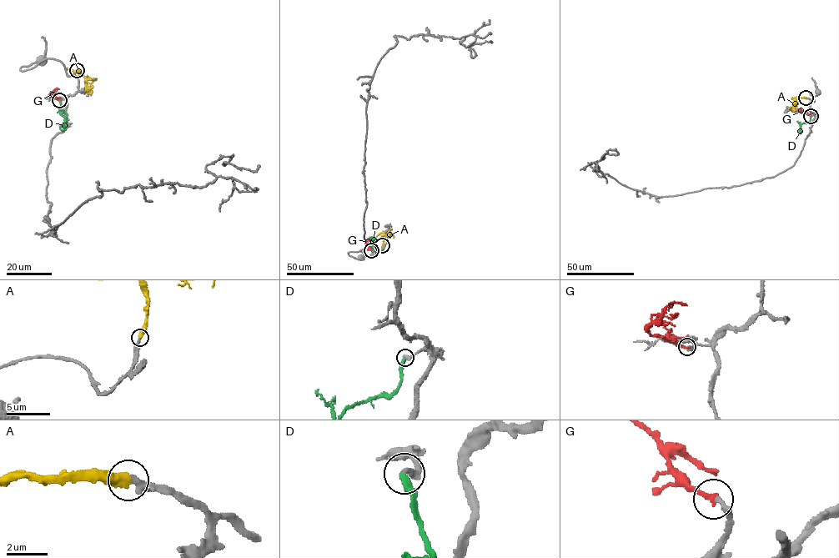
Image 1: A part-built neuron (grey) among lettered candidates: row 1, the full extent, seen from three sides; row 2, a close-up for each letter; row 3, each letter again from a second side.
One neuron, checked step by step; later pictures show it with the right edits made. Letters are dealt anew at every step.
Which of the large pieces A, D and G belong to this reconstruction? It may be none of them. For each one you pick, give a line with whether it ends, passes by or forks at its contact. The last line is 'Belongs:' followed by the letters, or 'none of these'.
A: It ends there
G: It ends there
Belongs: A, G

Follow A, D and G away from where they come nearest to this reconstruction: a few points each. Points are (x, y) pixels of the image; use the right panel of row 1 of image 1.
A: (806, 98), (796, 98), (791, 108), (794, 112)
D: (811, 116), (809, 121), (801, 124), (800, 133)
G: (811, 116), (797, 109)

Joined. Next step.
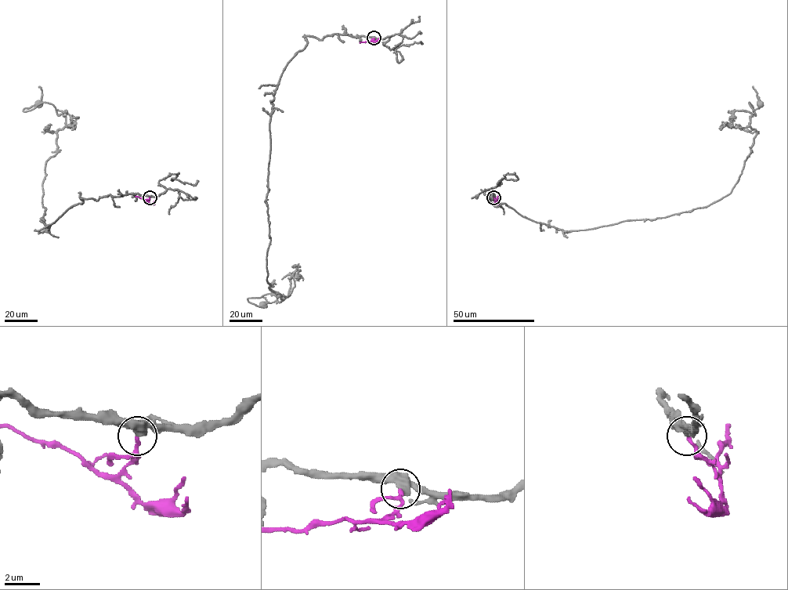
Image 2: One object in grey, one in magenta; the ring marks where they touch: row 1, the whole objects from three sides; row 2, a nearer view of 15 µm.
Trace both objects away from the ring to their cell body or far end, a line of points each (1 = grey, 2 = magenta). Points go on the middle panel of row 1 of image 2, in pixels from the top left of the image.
1: (374, 38), (306, 36), (282, 74), (269, 122), (267, 280), (281, 301), (290, 294), (247, 298), (263, 304)
2: (374, 38), (370, 41), (359, 43)

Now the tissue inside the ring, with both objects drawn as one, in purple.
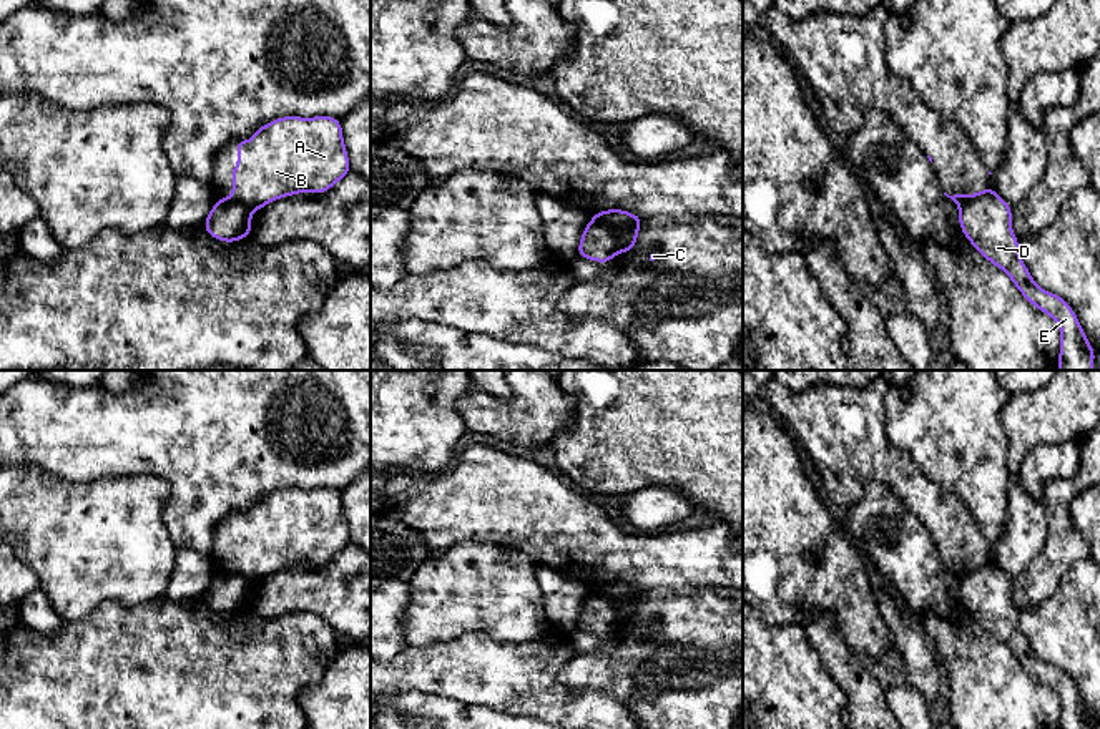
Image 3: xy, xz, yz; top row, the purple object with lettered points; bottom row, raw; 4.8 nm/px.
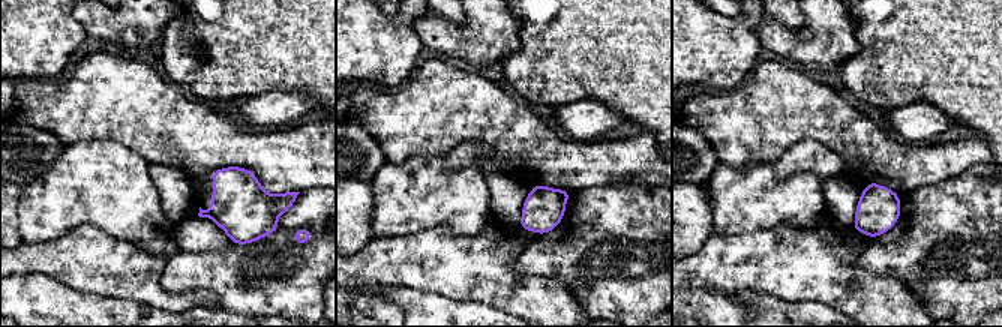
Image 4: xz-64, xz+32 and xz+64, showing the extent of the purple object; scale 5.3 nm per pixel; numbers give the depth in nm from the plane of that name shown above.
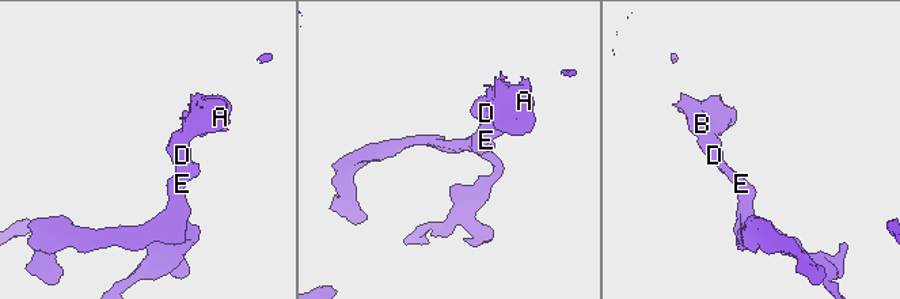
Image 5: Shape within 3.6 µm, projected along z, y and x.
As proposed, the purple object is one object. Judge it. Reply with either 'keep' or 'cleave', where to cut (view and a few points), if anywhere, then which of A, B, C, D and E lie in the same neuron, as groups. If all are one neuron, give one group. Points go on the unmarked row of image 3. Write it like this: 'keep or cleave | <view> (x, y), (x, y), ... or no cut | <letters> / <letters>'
cleave | xz (595, 588), (615, 603), (620, 623) | A B C / D E

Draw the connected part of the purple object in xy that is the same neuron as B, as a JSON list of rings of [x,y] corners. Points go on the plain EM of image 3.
[[[281,488],[256,501],[251,513],[241,511],[233,518],[239,533],[233,538],[233,566],[226,573],[251,585],[297,565],[322,566],[351,543],[341,492],[332,488]]]

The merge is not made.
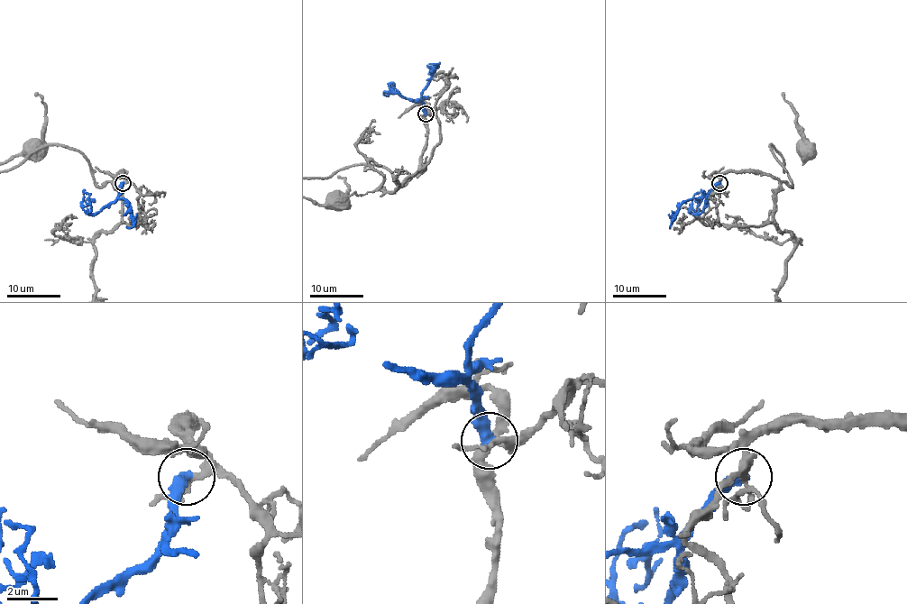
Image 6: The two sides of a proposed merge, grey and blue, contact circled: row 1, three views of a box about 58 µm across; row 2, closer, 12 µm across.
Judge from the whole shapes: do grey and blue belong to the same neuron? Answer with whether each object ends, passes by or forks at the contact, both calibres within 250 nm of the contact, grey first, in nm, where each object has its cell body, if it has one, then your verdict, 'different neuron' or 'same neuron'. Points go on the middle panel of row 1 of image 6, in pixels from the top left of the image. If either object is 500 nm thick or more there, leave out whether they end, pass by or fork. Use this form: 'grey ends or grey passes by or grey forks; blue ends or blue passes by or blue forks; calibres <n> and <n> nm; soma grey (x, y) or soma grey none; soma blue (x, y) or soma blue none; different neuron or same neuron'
grey forks; blue ends; calibres 200 and 480 nm; soma grey (338, 199); soma blue none; different neuron

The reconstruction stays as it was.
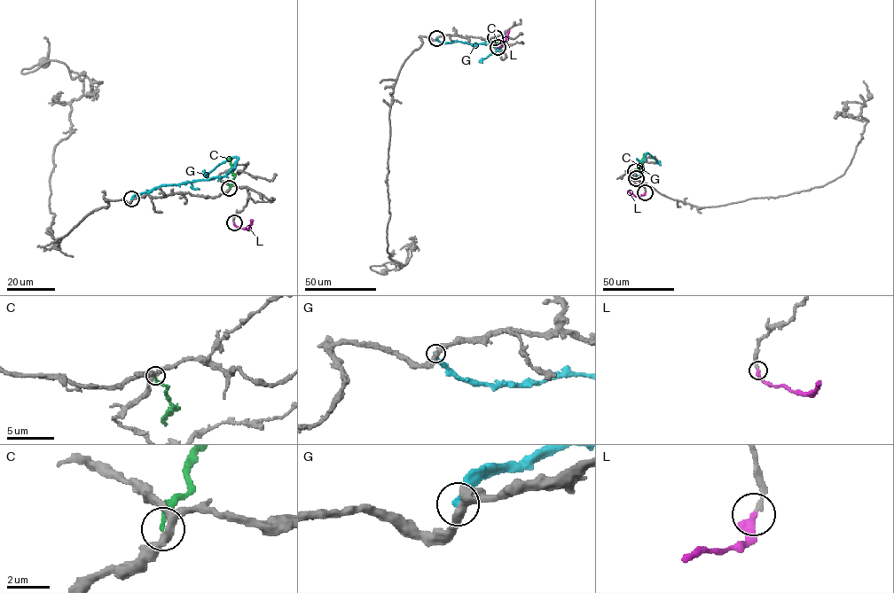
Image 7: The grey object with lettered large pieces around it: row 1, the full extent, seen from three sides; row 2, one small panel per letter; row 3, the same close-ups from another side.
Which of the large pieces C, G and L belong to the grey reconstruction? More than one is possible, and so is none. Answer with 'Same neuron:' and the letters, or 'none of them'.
Same neuron: L

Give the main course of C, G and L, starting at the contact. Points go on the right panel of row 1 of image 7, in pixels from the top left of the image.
C: (635, 171), (644, 153)
G: (636, 178), (640, 174), (639, 163), (647, 153), (661, 165)
L: (645, 192), (635, 196), (628, 191)

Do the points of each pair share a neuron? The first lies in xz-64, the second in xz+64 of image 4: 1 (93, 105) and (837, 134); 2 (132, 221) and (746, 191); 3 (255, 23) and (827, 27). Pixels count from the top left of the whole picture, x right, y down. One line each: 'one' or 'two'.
1: one
2: one
3: two

